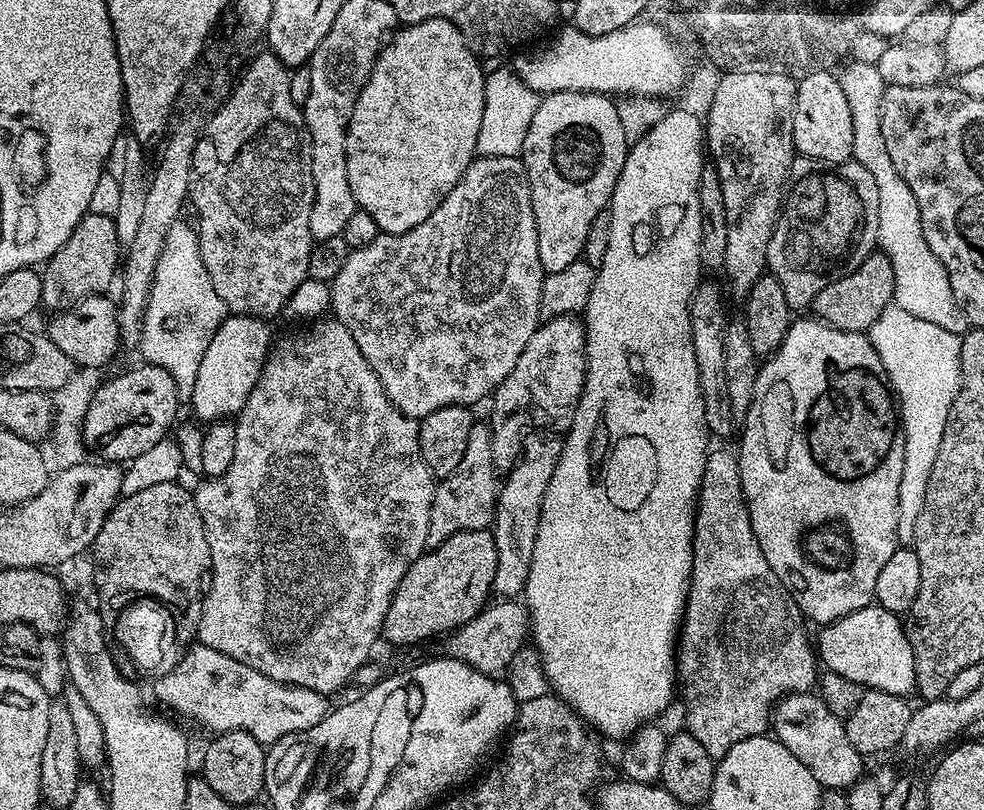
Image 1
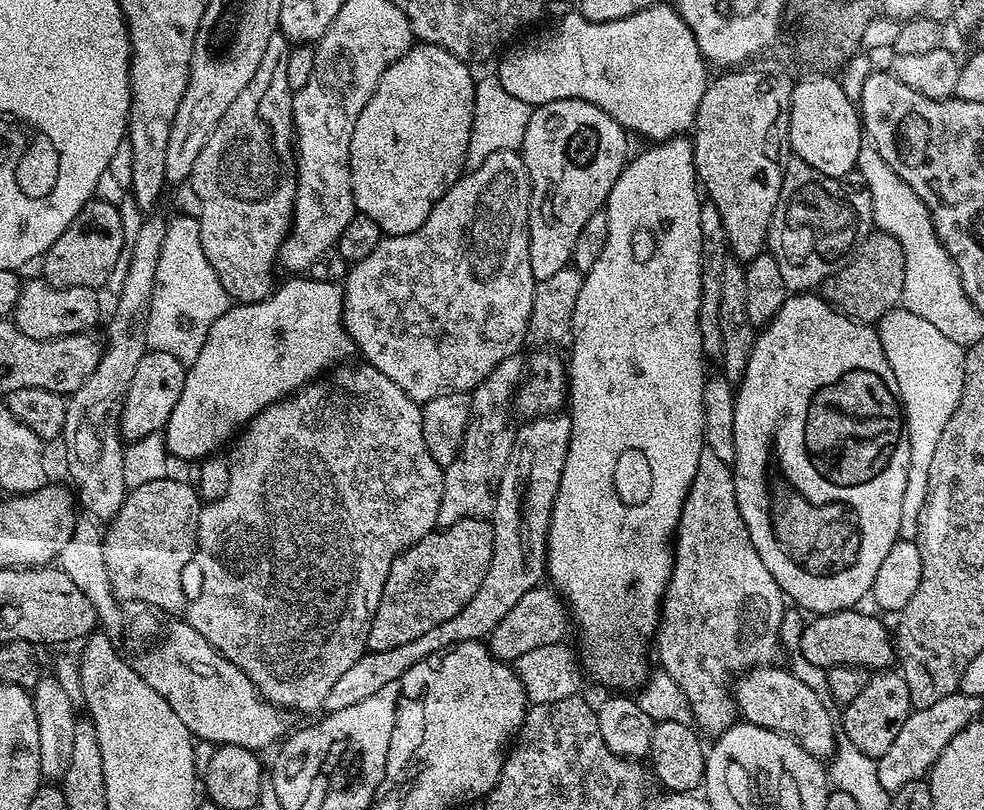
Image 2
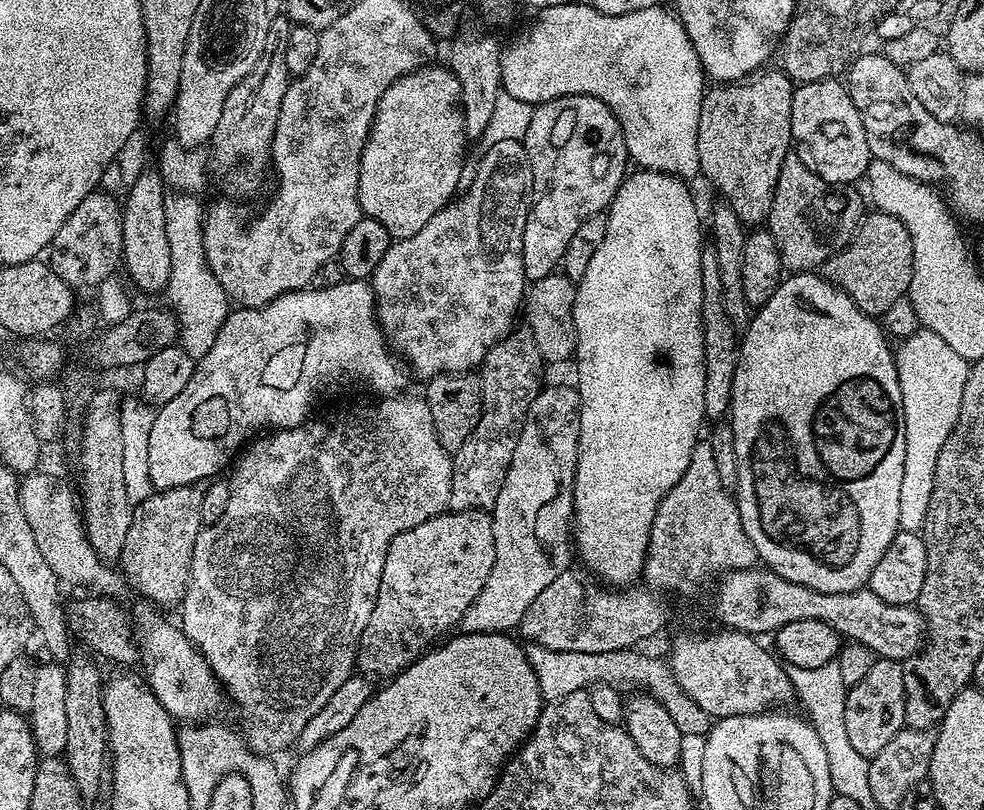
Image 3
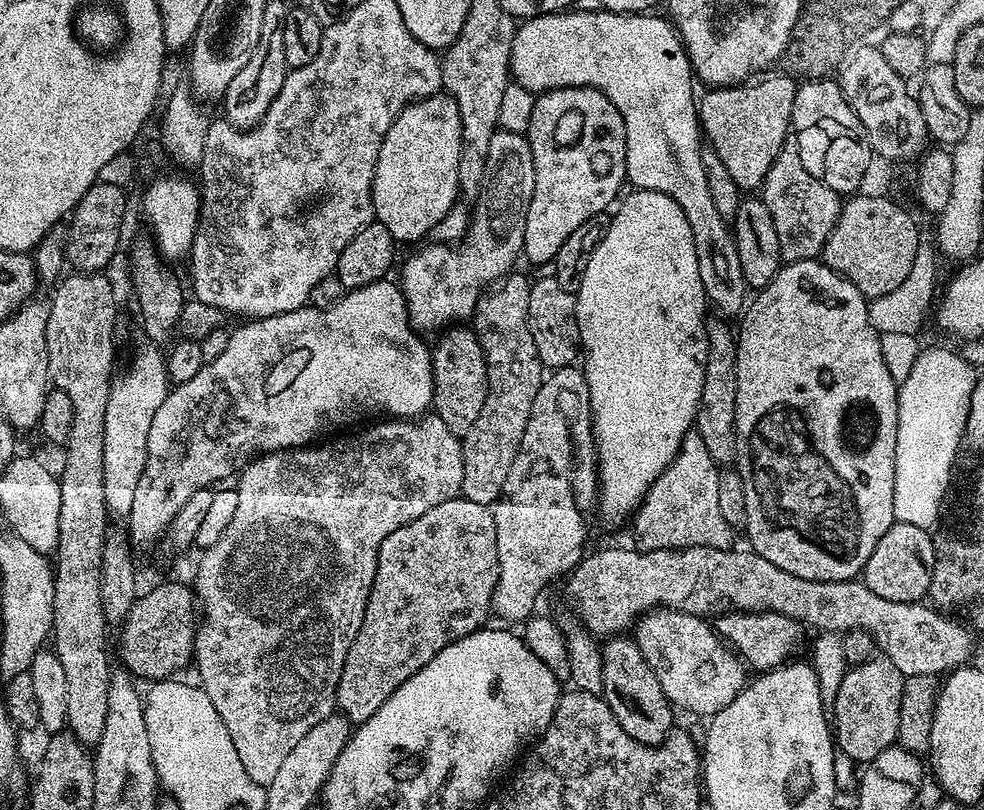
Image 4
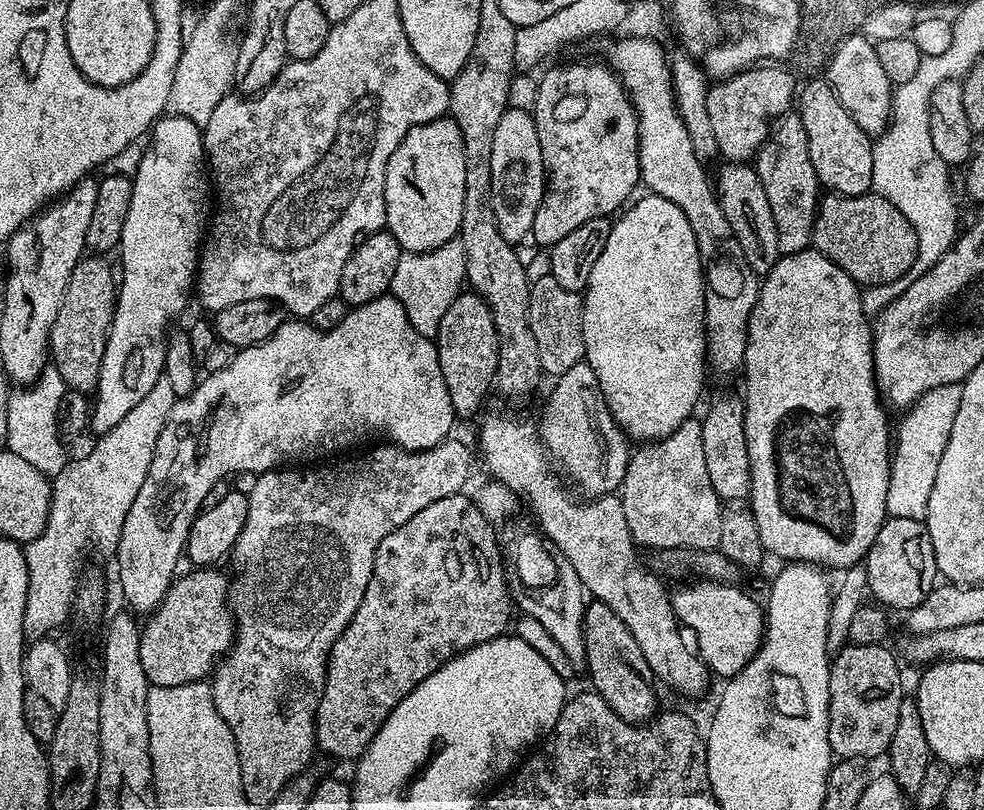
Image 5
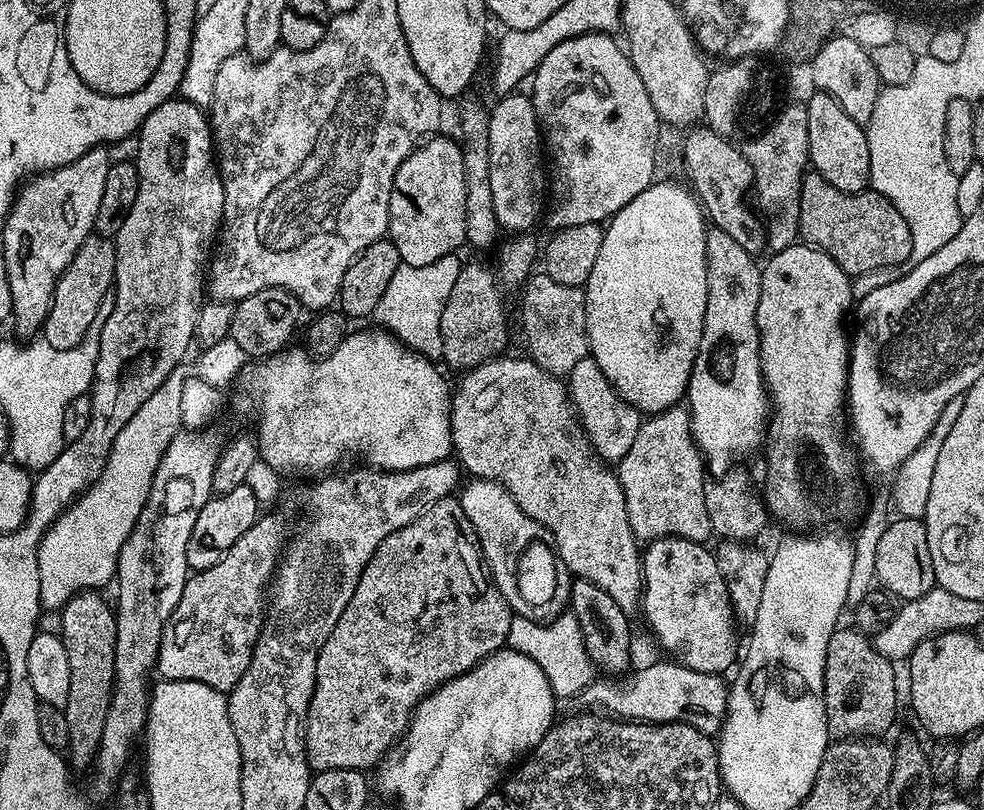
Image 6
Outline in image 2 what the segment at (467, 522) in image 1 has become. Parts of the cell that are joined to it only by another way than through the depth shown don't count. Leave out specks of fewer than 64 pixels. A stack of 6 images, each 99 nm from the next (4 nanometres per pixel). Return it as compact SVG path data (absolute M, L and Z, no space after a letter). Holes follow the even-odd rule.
M523 355L507 356L486 374L480 385L473 388L472 419L466 426L462 450L454 462L444 469L442 482L442 502L438 506L437 525L440 528L454 526L463 520L482 520L491 517L496 508L498 486L506 470L506 462L512 453L514 435L514 401L520 382L526 375L526 360Z

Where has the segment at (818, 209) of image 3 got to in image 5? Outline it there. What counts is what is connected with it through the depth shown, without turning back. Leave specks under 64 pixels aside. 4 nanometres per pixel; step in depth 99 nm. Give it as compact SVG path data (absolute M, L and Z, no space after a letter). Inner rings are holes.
M785 114L771 125L768 139L754 157L754 167L758 178L762 178L766 199L770 201L770 214L774 214L778 250L786 256L805 251L812 242L812 227L822 199L822 185L810 162L806 130L799 114Z

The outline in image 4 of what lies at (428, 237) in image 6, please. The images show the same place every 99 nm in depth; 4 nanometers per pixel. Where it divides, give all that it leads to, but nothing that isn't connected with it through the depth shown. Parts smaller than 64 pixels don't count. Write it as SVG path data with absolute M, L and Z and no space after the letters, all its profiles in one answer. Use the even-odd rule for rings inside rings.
M447 94L428 96L424 100L416 100L400 111L398 118L390 126L390 130L386 130L386 138L382 142L382 150L378 150L378 162L374 166L374 178L372 179L372 210L375 219L382 226L386 226L386 230L390 230L393 240L403 242L403 240L420 240L424 235L428 236L433 231L435 224L442 221L447 211L454 206L460 191L458 186L458 154L461 150L462 118L458 114L458 102L454 102L452 96Z

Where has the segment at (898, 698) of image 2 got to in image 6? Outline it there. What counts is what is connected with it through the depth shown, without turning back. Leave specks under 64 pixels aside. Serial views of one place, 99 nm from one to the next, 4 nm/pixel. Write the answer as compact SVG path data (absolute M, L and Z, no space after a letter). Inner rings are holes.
M849 626L837 627L834 635L830 638L830 646L826 646L826 670L824 671L824 701L826 702L826 718L828 719L829 733L836 740L850 740L853 738L880 738L883 732L891 726L896 720L896 668L897 665L893 661L888 660L882 654L878 654L876 645L863 632L855 627Z

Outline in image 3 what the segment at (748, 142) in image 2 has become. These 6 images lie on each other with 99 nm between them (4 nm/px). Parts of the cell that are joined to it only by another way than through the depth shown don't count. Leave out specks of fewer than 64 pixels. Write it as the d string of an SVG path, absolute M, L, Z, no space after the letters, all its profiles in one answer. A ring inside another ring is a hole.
M764 70L743 82L720 82L705 91L702 114L698 118L699 175L716 187L720 195L717 197L734 210L745 226L763 225L772 209L782 162L793 147L790 122L793 91L792 81L780 70Z

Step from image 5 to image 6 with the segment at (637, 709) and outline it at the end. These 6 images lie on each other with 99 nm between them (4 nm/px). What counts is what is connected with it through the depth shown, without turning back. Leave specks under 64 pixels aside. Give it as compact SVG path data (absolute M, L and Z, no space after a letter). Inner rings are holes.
M583 578L571 581L571 598L573 608L571 611L580 624L586 650L593 665L597 669L605 668L608 671L605 673L609 677L623 677L629 671L628 663L632 660L632 628L628 625L629 613L624 612L622 606L618 606L618 602L614 602L614 598L610 598L610 594L602 590L602 586L594 586L594 582Z

